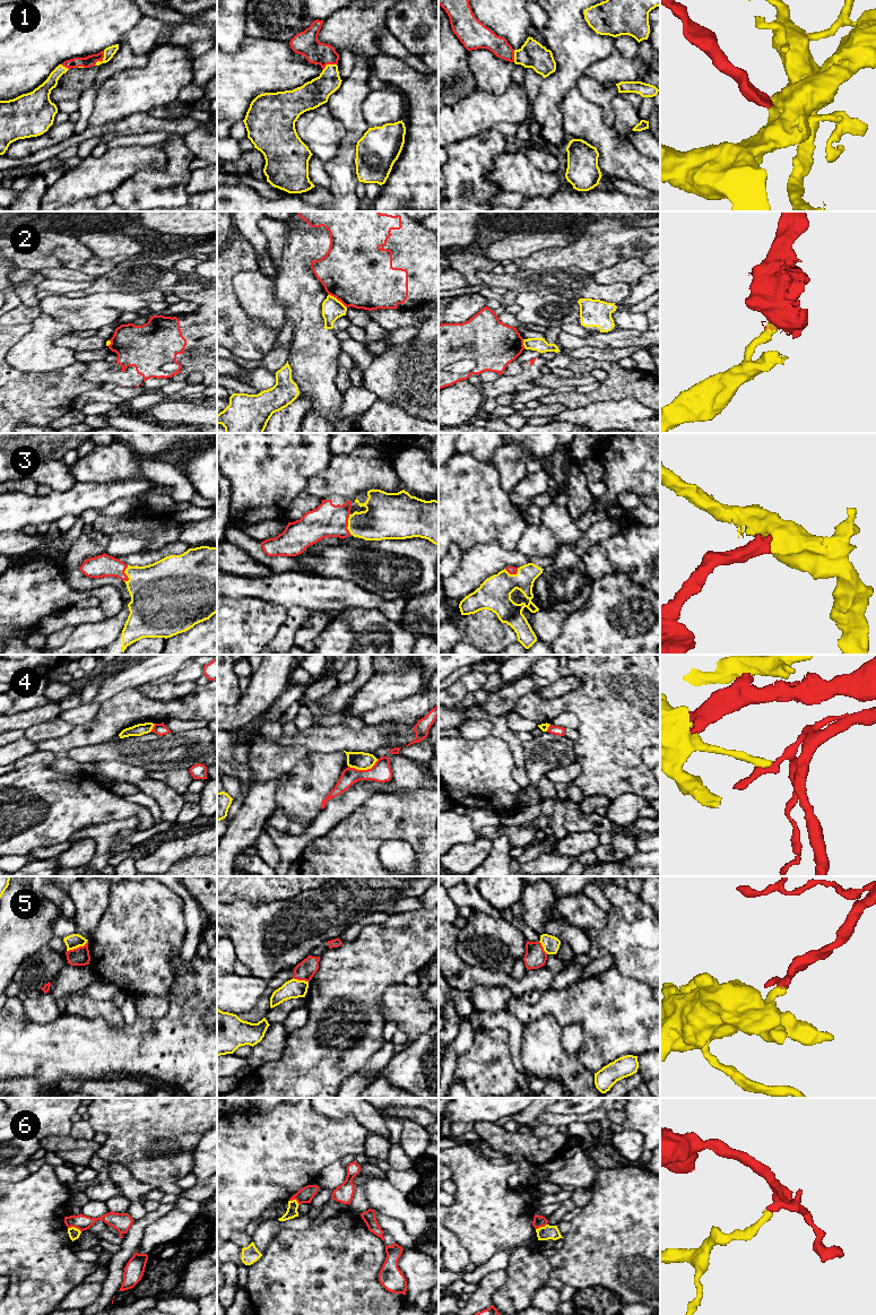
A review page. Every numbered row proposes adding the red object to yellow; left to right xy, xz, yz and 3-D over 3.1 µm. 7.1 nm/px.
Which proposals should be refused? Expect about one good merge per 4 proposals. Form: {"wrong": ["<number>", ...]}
{"wrong": ["2", "4", "5", "6"]}

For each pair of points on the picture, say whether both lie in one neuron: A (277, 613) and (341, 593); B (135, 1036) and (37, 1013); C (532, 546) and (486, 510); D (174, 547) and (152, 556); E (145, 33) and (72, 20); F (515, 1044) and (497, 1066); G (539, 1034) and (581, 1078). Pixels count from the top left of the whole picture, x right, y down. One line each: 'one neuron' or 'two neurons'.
A: two neurons
B: two neurons
C: two neurons
D: one neuron
E: two neurons
F: two neurons
G: one neuron

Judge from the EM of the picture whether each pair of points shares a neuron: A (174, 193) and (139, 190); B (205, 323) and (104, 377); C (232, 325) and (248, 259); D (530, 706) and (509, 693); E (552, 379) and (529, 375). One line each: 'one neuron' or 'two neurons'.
A: one neuron
B: one neuron
C: one neuron
D: two neurons
E: two neurons

